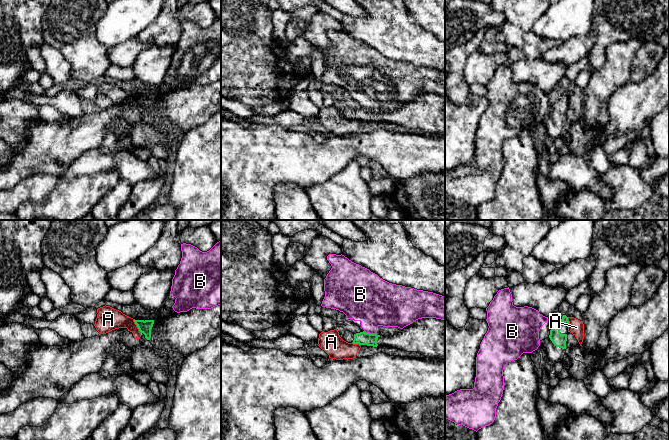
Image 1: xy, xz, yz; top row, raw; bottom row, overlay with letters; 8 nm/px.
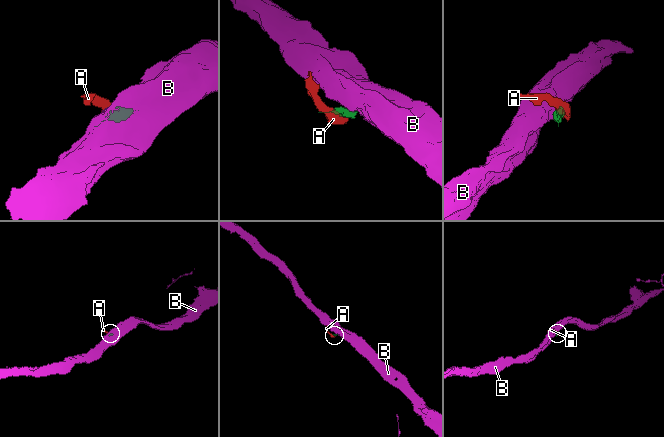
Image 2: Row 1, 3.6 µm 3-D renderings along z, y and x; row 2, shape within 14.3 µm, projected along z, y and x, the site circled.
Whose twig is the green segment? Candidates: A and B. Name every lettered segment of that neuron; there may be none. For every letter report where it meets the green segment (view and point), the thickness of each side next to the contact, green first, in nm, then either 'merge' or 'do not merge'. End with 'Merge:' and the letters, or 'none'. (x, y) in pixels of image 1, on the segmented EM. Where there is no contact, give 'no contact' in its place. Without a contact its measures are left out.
A: xy (137, 326) | 100/190 nm | do not merge
B: xz (369, 333) | 110/380 nm | do not merge
Merge: none

